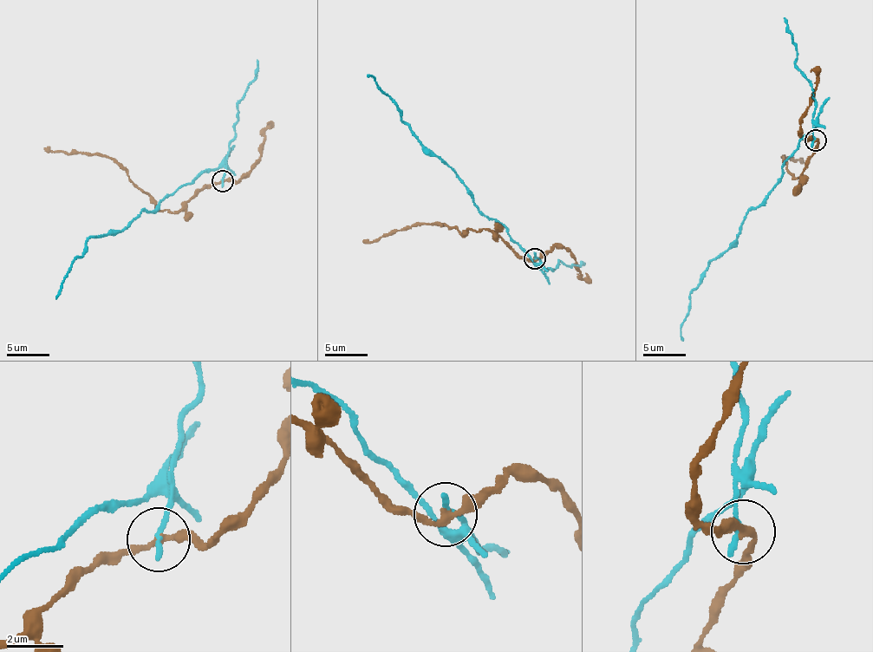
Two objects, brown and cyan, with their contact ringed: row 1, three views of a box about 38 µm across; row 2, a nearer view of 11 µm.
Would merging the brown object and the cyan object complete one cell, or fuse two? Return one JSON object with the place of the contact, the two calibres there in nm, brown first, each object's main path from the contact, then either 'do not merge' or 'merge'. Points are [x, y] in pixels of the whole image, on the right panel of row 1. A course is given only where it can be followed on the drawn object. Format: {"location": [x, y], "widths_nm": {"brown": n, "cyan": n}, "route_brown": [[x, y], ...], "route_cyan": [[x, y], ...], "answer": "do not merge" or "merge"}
{"location": [815, 140], "widths_nm": {"brown": 240, "cyan": 220}, "route_brown": [[816, 139], [817, 149], [802, 173], [800, 192], [801, 179], [788, 171], [782, 157], [801, 159]], "route_cyan": [[816, 139], [816, 125], [735, 239], [706, 267], [690, 296], [683, 340]], "answer": "do not merge"}

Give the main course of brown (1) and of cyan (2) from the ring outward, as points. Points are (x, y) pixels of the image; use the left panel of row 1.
1: (223, 180), (208, 186), (178, 211), (159, 211), (150, 197), (107, 156), (54, 152), (44, 147)
2: (223, 180), (223, 166), (209, 169), (120, 230), (87, 241), (87, 251), (74, 261), (56, 298)

